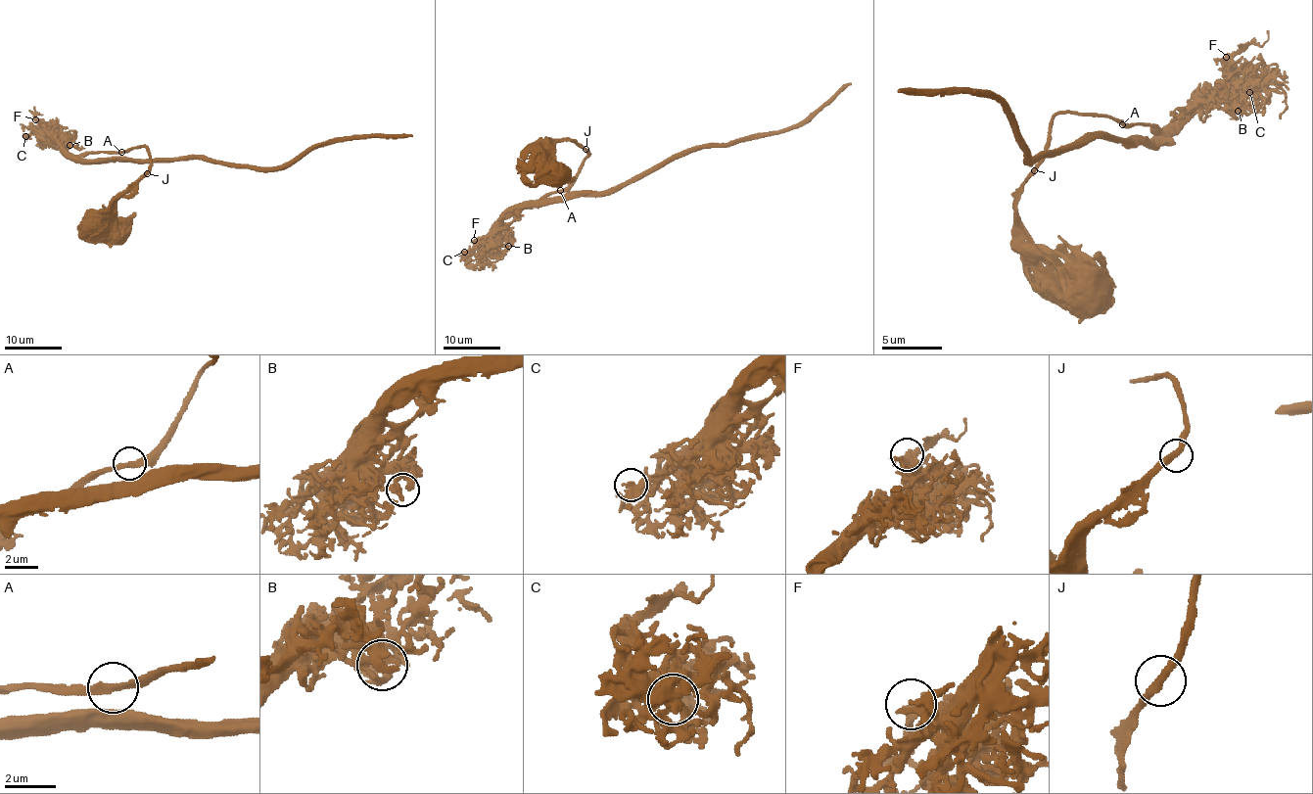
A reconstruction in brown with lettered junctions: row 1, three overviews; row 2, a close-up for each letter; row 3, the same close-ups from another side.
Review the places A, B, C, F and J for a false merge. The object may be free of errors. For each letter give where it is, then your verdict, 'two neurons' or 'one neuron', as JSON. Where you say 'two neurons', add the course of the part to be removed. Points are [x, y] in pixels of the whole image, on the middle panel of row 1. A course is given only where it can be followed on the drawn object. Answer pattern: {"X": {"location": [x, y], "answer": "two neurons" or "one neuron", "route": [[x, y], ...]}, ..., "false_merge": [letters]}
{"A": {"location": [560, 190], "answer": "one neuron"}, "B": {"location": [508, 246], "answer": "one neuron"}, "C": {"location": [464, 252], "answer": "one neuron"}, "F": {"location": [474, 240], "answer": "one neuron"}, "J": {"location": [586, 149], "answer": "one neuron"}, "false_merge": []}

